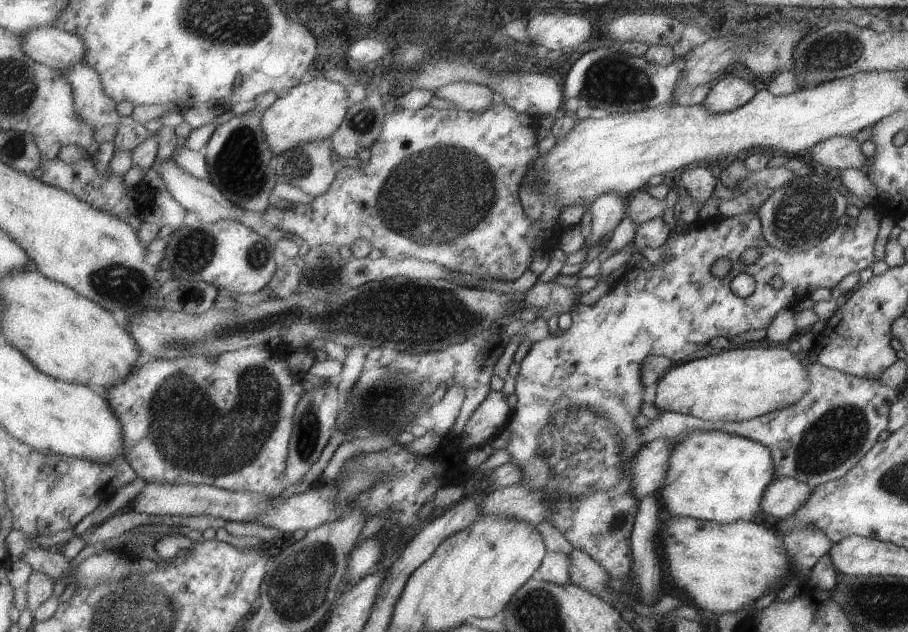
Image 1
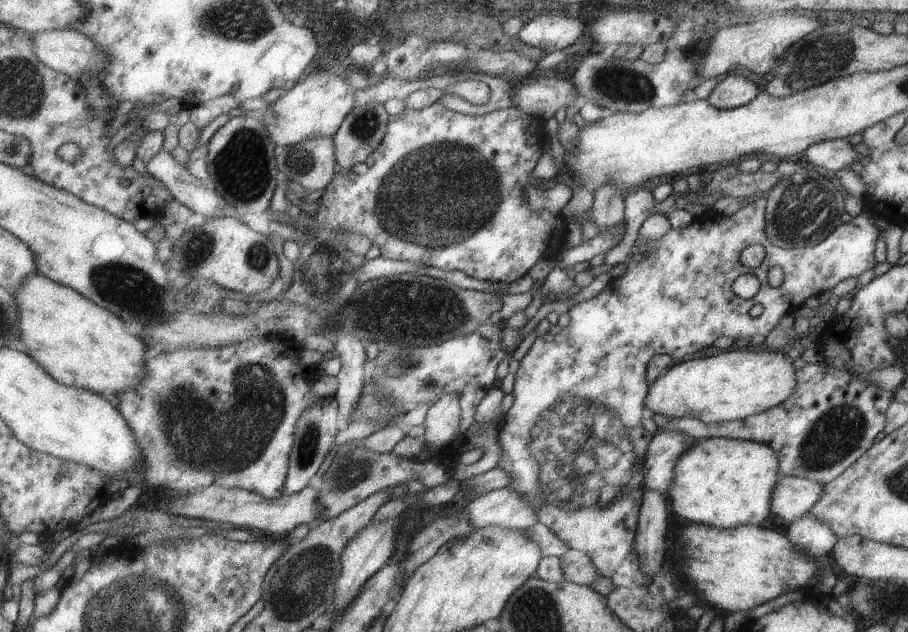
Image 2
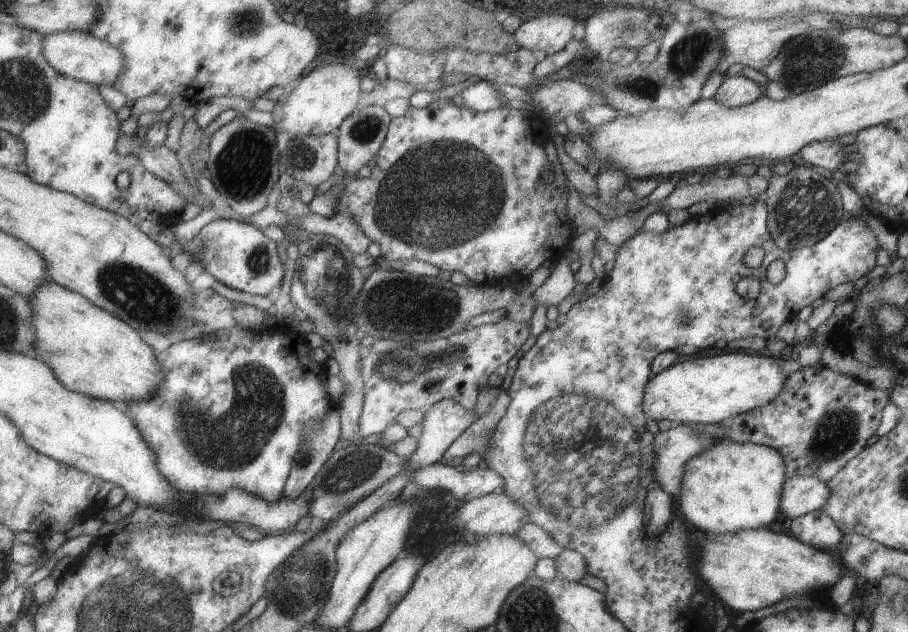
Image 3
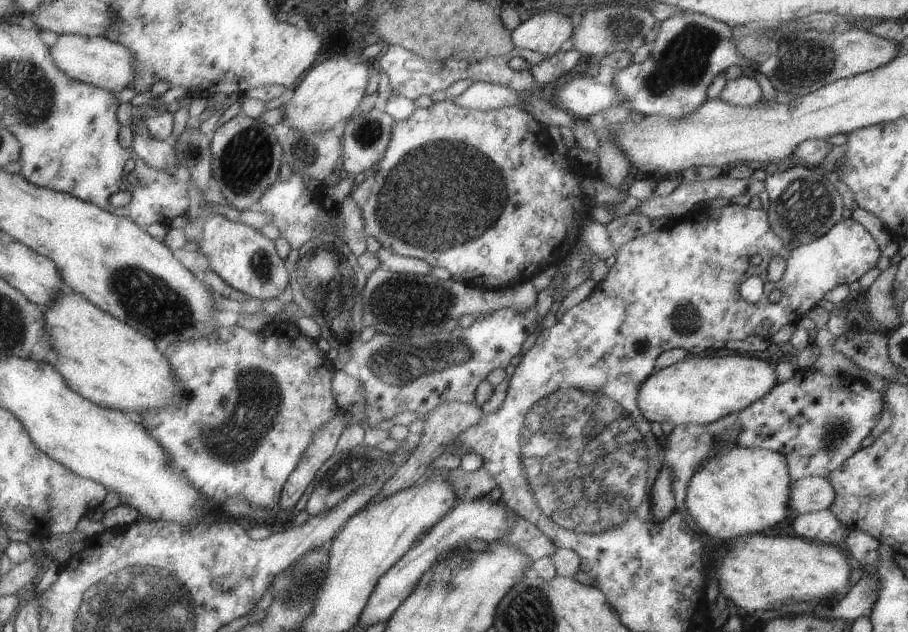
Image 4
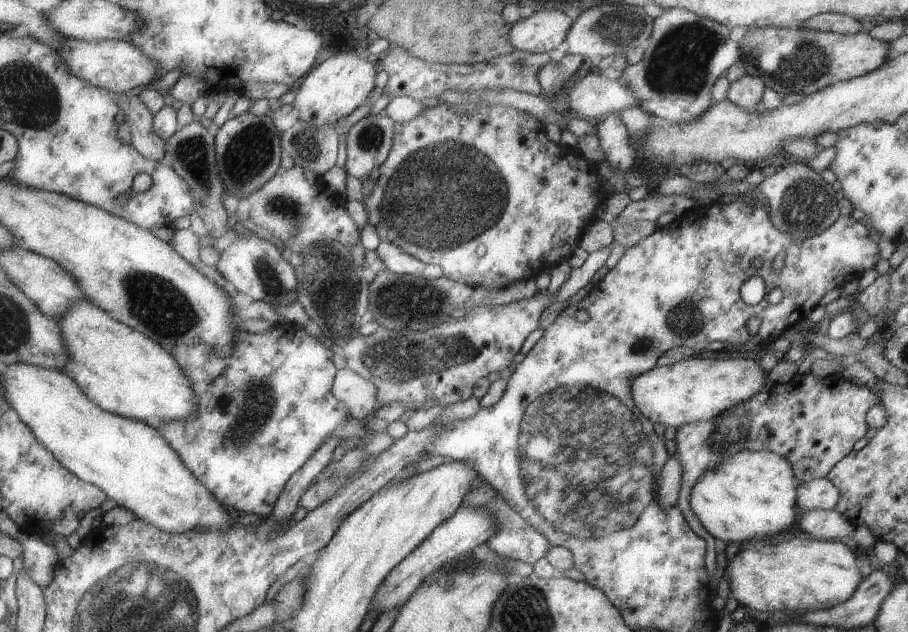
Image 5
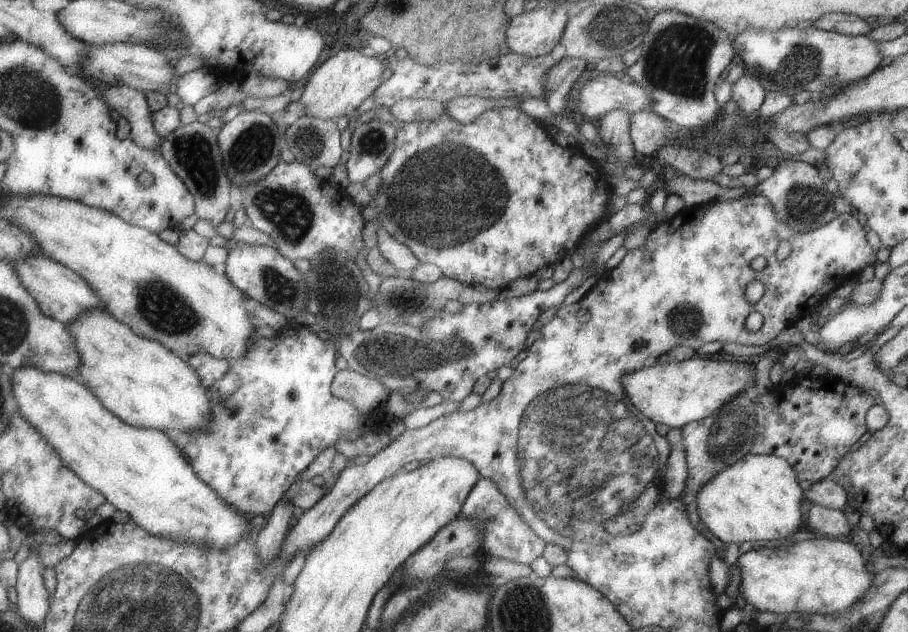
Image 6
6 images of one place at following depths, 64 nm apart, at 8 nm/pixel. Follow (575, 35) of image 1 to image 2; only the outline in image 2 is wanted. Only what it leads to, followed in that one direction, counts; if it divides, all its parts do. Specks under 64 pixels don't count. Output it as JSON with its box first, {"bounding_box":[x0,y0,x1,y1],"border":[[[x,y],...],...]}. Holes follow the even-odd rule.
{"bounding_box":[519,14,588,54],"border":[[[555,14],[538,16],[523,26],[519,38],[533,48],[542,48],[547,54],[553,50],[568,49],[581,36],[588,36],[587,23],[573,16]]]}

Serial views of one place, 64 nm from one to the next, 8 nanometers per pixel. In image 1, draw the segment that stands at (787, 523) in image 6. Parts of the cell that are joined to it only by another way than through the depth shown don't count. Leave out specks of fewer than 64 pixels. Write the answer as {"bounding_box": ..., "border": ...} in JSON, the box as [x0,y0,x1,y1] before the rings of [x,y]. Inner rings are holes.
{"bounding_box":[658,431,774,524],"border":[[[689,431],[687,434],[681,435],[680,437],[673,438],[676,440],[674,445],[670,448],[668,456],[668,465],[666,470],[665,478],[663,479],[662,485],[660,486],[658,499],[662,506],[665,506],[672,516],[686,516],[694,519],[708,520],[718,523],[727,524],[735,521],[752,521],[753,514],[762,512],[760,510],[760,498],[762,497],[763,490],[766,489],[767,484],[772,482],[774,476],[774,470],[772,467],[770,452],[767,447],[764,447],[760,442],[740,437],[731,433],[723,431]]]}

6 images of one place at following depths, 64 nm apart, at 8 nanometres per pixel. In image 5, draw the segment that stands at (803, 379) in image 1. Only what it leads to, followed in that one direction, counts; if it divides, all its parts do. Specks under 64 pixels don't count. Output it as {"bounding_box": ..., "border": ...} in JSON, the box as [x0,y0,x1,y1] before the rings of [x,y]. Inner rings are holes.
{"bounding_box":[631,355,771,427],"border":[[[695,355],[677,361],[672,365],[655,366],[646,373],[637,375],[631,381],[631,396],[637,410],[652,423],[661,423],[665,427],[683,426],[697,421],[708,421],[728,408],[748,401],[753,395],[762,391],[771,381],[759,363],[743,358],[697,358]]]}

